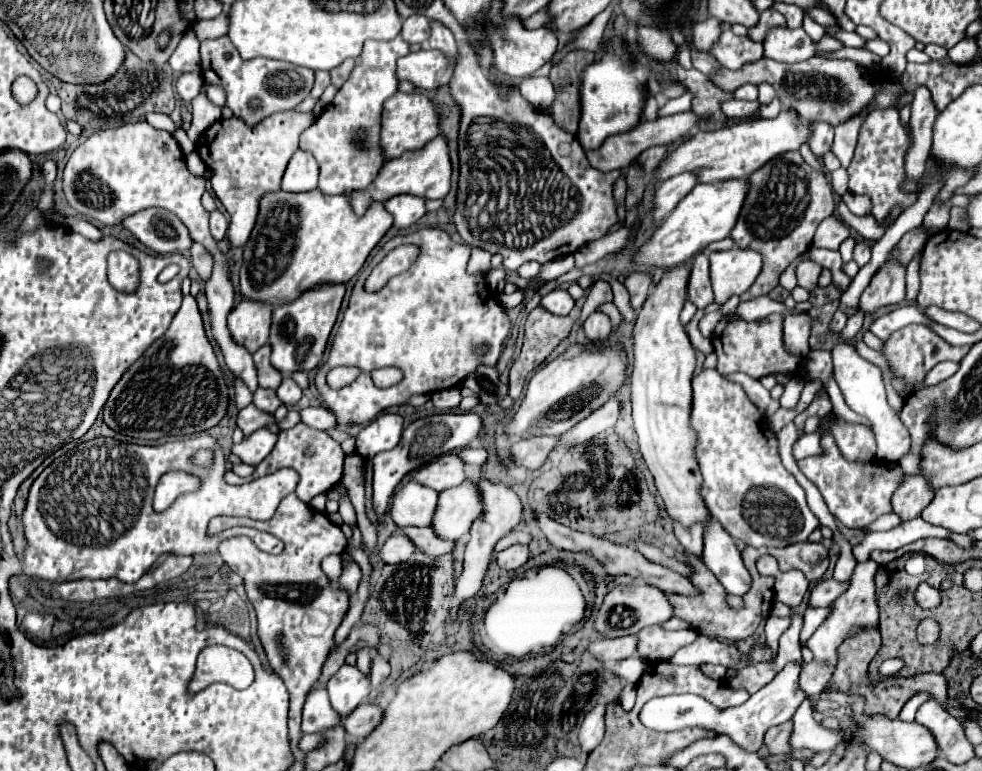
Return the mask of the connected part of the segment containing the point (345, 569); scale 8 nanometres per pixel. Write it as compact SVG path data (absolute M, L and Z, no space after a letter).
M344 560L342 562L342 576L338 580L338 586L342 590L346 590L348 594L354 594L356 588L358 588L358 584L360 584L360 578L362 578L360 566L354 560Z

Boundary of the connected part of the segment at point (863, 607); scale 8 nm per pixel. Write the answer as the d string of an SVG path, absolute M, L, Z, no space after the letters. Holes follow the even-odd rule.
M874 560L862 562L856 566L850 588L832 602L832 610L828 618L818 626L818 630L804 644L812 650L814 660L818 662L818 664L810 664L810 670L814 670L814 674L822 674L822 686L826 686L826 682L830 680L830 674L834 672L838 642L842 642L842 638L848 636L852 626L876 626L878 624L878 604L876 604L876 586L874 586L876 570L878 570L878 564ZM822 662L832 662L832 664L822 664Z

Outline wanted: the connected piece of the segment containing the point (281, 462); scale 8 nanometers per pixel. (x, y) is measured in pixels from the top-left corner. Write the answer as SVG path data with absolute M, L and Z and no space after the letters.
M292 410L288 412L288 416L280 422L280 428L290 428L290 430L282 430L280 436L278 436L278 442L272 450L270 456L266 456L260 464L256 464L254 468L254 474L248 476L248 478L240 478L236 474L226 474L226 482L232 482L232 484L244 484L248 480L254 480L258 476L266 476L282 466L290 466L294 468L298 474L300 474L300 482L298 482L298 488L296 488L296 496L302 500L302 502L310 502L316 494L322 494L322 492L328 492L332 486L336 486L342 478L342 462L344 462L344 452L340 448L340 444L336 440L332 440L326 432L322 430L314 430L306 424L298 424L300 422L300 412L298 410Z

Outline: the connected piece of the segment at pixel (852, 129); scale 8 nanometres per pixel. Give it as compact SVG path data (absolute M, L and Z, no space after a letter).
M862 114L858 120L850 118L842 126L836 126L836 136L834 136L832 152L836 154L836 158L839 160L849 158L852 161L852 154L854 154L854 148L856 148L856 138L858 138L858 130L860 130L860 124L862 124L864 116L866 114Z

